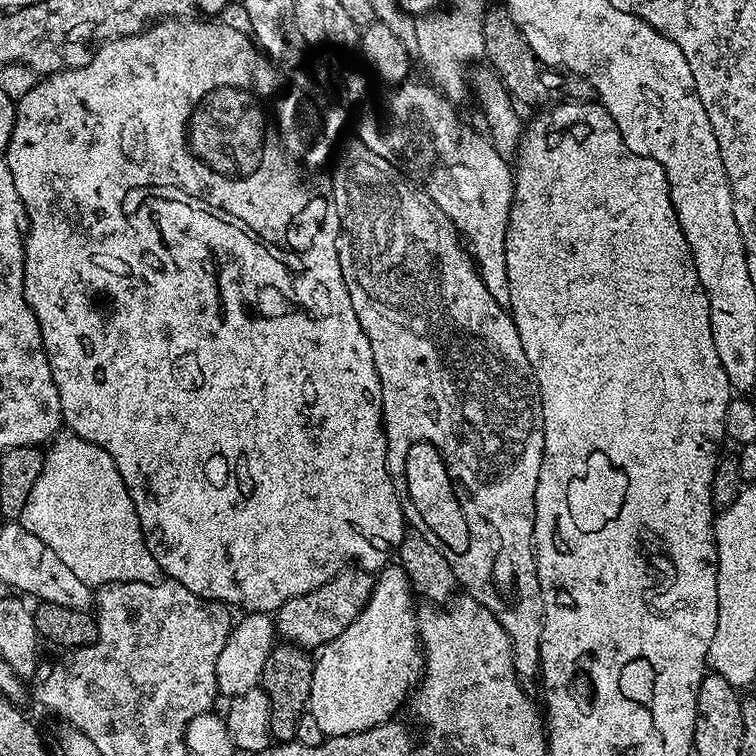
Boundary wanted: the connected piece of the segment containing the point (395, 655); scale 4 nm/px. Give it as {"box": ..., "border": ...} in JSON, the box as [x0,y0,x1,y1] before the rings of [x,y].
{"box":[308,568,424,737],"border":[[[381,568],[362,614],[319,649],[312,665],[308,708],[325,737],[349,736],[389,723],[403,704],[405,707],[424,670],[424,653],[416,633],[418,608],[412,600],[412,584],[404,569]]]}

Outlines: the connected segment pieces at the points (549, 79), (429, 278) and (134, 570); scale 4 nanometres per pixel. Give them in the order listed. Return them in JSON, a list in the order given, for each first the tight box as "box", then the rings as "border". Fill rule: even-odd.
[{"box":[482,7,597,106],"border":[[[489,7],[485,11],[482,34],[484,35],[483,59],[490,65],[492,71],[500,77],[504,87],[508,89],[508,95],[519,101],[521,105],[524,103],[548,106],[553,102],[571,102],[574,100],[592,102],[597,99],[594,86],[586,78],[573,76],[555,68],[547,68],[534,54],[534,50],[530,50],[522,30],[518,30],[514,18],[510,18],[510,14],[504,7]]]},{"box":[331,138,544,682],"border":[[[352,138],[352,141],[345,146],[340,152],[340,157],[336,160],[336,169],[331,169],[332,177],[332,201],[338,210],[338,218],[340,219],[340,265],[342,266],[342,278],[346,282],[346,290],[350,290],[350,306],[354,306],[354,314],[358,314],[358,322],[362,322],[362,330],[366,330],[366,338],[370,338],[370,350],[374,350],[374,366],[378,370],[378,378],[382,386],[382,410],[384,411],[384,437],[388,443],[388,473],[392,476],[394,482],[394,490],[400,499],[400,505],[404,511],[405,521],[409,525],[412,524],[419,535],[426,538],[426,542],[430,542],[430,546],[434,546],[434,550],[438,550],[438,554],[442,554],[442,558],[446,558],[446,562],[450,562],[450,570],[454,570],[456,575],[457,585],[467,595],[486,610],[490,610],[496,615],[496,621],[502,626],[502,630],[506,630],[506,634],[512,643],[512,653],[514,654],[514,670],[521,681],[529,682],[528,680],[536,680],[540,675],[540,639],[542,638],[542,626],[544,625],[544,603],[542,602],[542,590],[538,582],[538,570],[536,569],[536,545],[532,539],[534,534],[534,522],[536,521],[536,491],[538,490],[538,470],[542,466],[542,458],[544,457],[544,423],[542,422],[542,402],[540,401],[540,391],[538,390],[538,382],[534,370],[530,366],[530,358],[526,358],[526,350],[522,350],[522,338],[518,334],[518,330],[512,321],[511,311],[505,305],[499,304],[498,301],[490,294],[490,290],[486,290],[486,286],[482,286],[482,278],[478,274],[476,264],[472,261],[468,254],[467,247],[462,243],[462,237],[456,231],[455,226],[450,222],[450,218],[446,218],[446,214],[442,214],[442,210],[438,210],[438,206],[434,206],[434,202],[422,191],[409,177],[405,176],[396,165],[390,163],[386,158],[382,158],[378,154],[374,154],[374,150],[370,150],[370,146],[360,143],[359,139]]]},{"box":[18,434,161,586],"border":[[[60,434],[47,445],[42,474],[38,474],[38,482],[34,482],[34,490],[30,490],[18,522],[50,546],[75,577],[91,586],[114,582],[154,584],[161,579],[160,567],[146,546],[134,502],[122,482],[122,474],[118,474],[118,466],[114,466],[114,458],[81,436]]]}]

